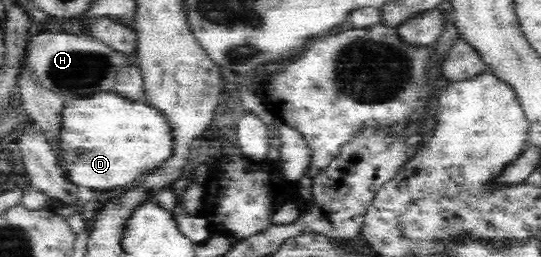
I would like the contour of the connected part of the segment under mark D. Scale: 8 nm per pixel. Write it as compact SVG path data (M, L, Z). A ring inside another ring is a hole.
M112 91L62 102L54 136L45 138L45 132L40 130L40 133L52 149L56 167L60 167L66 181L93 191L130 185L150 168L164 163L172 152L170 129L164 117L146 103L122 99Z

